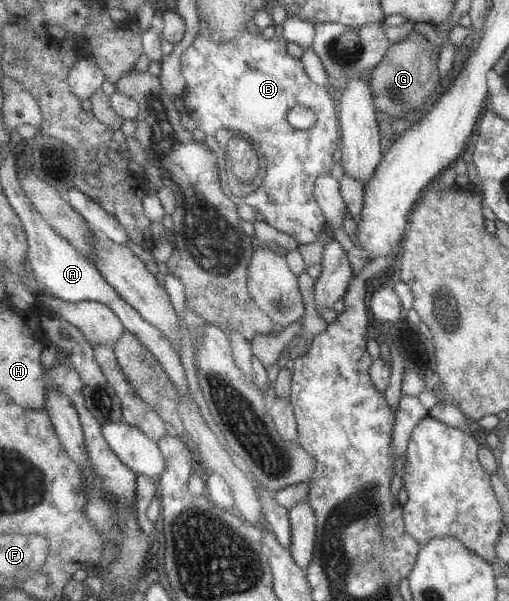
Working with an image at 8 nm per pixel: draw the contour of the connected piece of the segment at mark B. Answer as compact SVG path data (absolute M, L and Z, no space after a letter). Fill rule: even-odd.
M243 30L241 35L227 42L215 42L211 35L199 34L195 38L195 42L185 50L183 73L187 79L185 107L197 128L206 134L205 142L210 149L223 158L219 145L217 145L217 139L215 139L215 133L221 129L246 136L259 151L257 154L259 157L258 186L255 193L238 198L230 194L230 186L224 192L238 206L242 204L254 206L266 218L266 222L279 229L280 232L289 234L297 240L297 243L315 241L323 229L324 216L312 193L314 182L317 177L330 173L329 165L333 161L333 151L335 151L335 145L339 139L337 111L335 111L335 105L333 105L329 93L325 91L325 86L313 83L303 73L301 61L287 53L285 40L281 36L265 39L265 36L261 35L261 31L259 34L253 35L248 30ZM293 105L309 107L316 115L316 121L309 129L299 130L289 125L286 113Z

